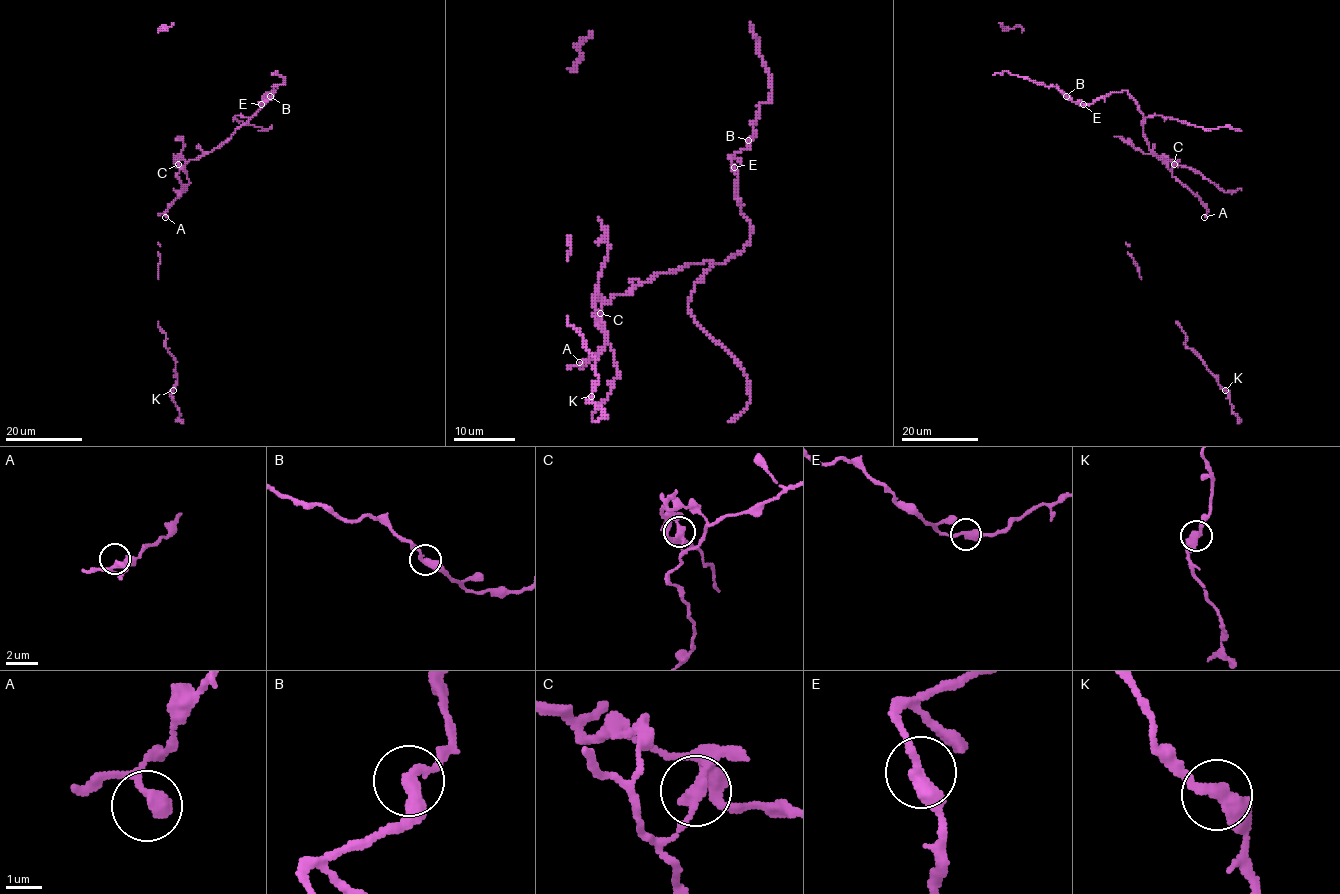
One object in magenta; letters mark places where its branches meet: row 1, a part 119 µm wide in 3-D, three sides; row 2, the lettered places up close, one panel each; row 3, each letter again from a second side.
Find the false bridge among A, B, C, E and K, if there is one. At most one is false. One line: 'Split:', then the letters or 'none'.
Split: C

